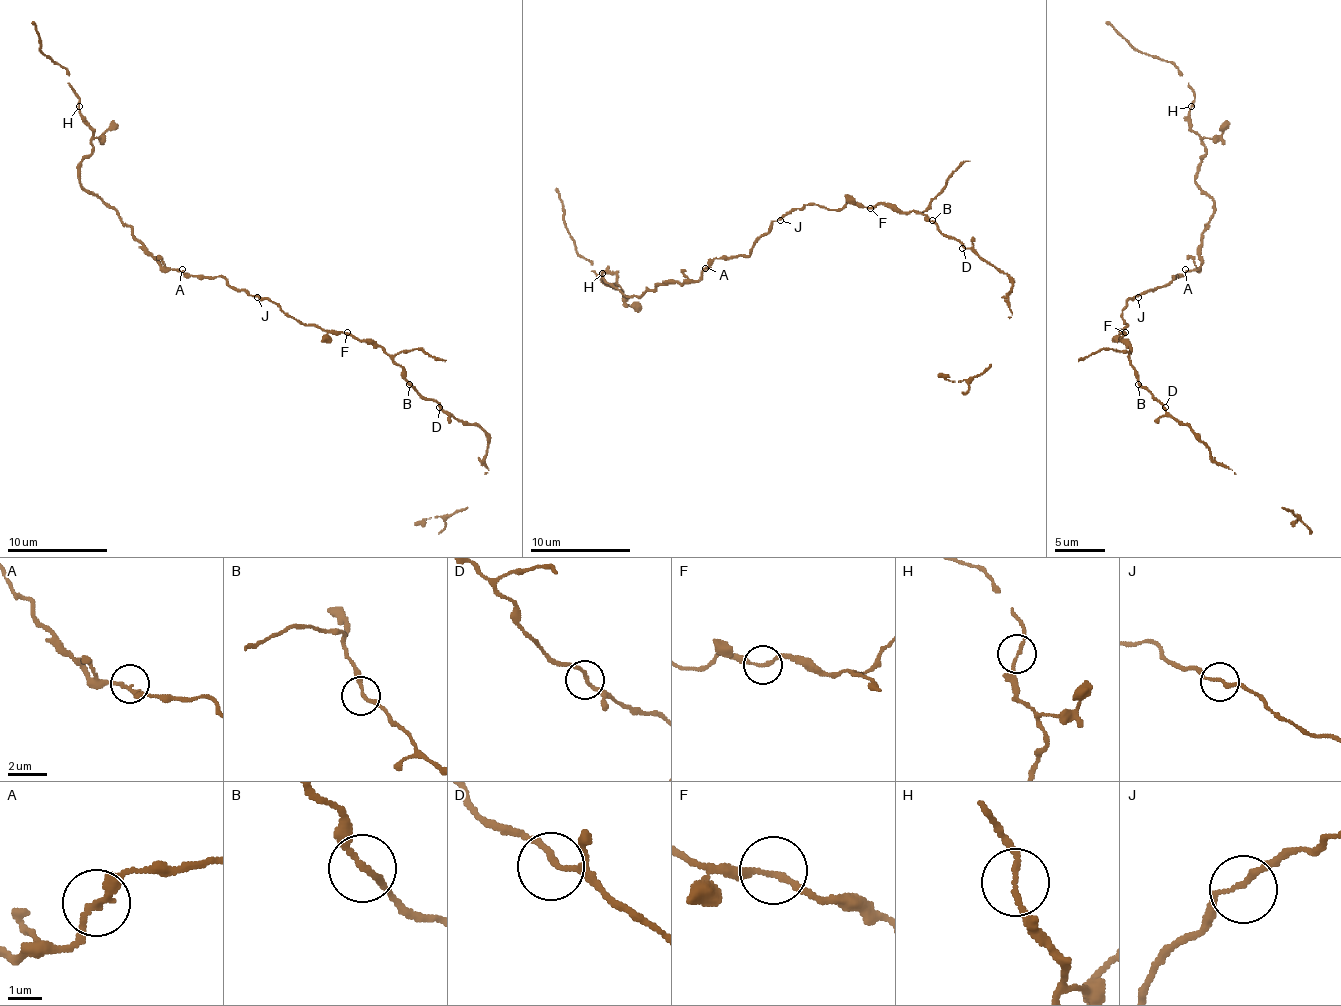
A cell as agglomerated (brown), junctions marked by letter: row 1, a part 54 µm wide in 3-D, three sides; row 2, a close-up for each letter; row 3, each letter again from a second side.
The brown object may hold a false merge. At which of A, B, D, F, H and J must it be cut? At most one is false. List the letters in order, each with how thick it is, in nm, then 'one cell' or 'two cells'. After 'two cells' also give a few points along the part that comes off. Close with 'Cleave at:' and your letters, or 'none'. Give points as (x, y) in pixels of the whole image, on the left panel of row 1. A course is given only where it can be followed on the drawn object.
A: 170 nm | one cell
B: 160 nm | one cell
D: 170 nm | one cell
F: 180 nm | one cell
H: 150 nm | one cell
J: 160 nm | one cell
Cleave at: none

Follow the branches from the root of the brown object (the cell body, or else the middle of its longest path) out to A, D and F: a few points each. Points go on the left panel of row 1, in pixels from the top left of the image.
A: (259, 297), (252, 297), (232, 287), (222, 277), (189, 277), (182, 269)
D: (259, 297), (272, 299), (304, 324), (372, 339), (401, 369), (401, 377), (439, 407)
F: (259, 297), (272, 299), (304, 324), (317, 324), (324, 332), (347, 332)

